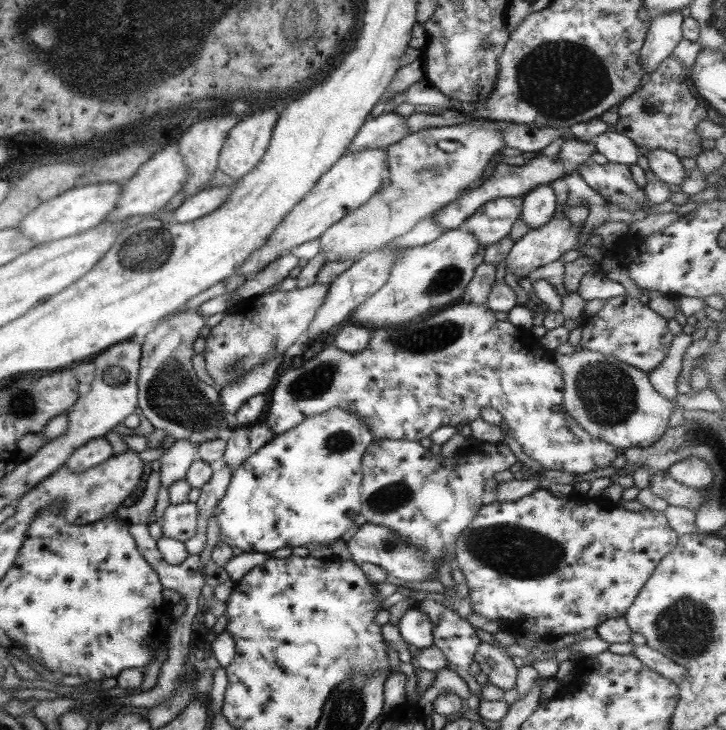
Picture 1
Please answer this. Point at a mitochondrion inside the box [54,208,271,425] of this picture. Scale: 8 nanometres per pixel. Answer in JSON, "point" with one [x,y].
{"point":[146,250]}

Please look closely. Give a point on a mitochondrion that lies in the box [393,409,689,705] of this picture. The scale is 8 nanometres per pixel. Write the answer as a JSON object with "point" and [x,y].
{"point":[523,554]}

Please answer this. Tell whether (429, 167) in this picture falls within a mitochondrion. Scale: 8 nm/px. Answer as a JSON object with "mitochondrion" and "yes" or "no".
{"mitochondrion":"yes"}

